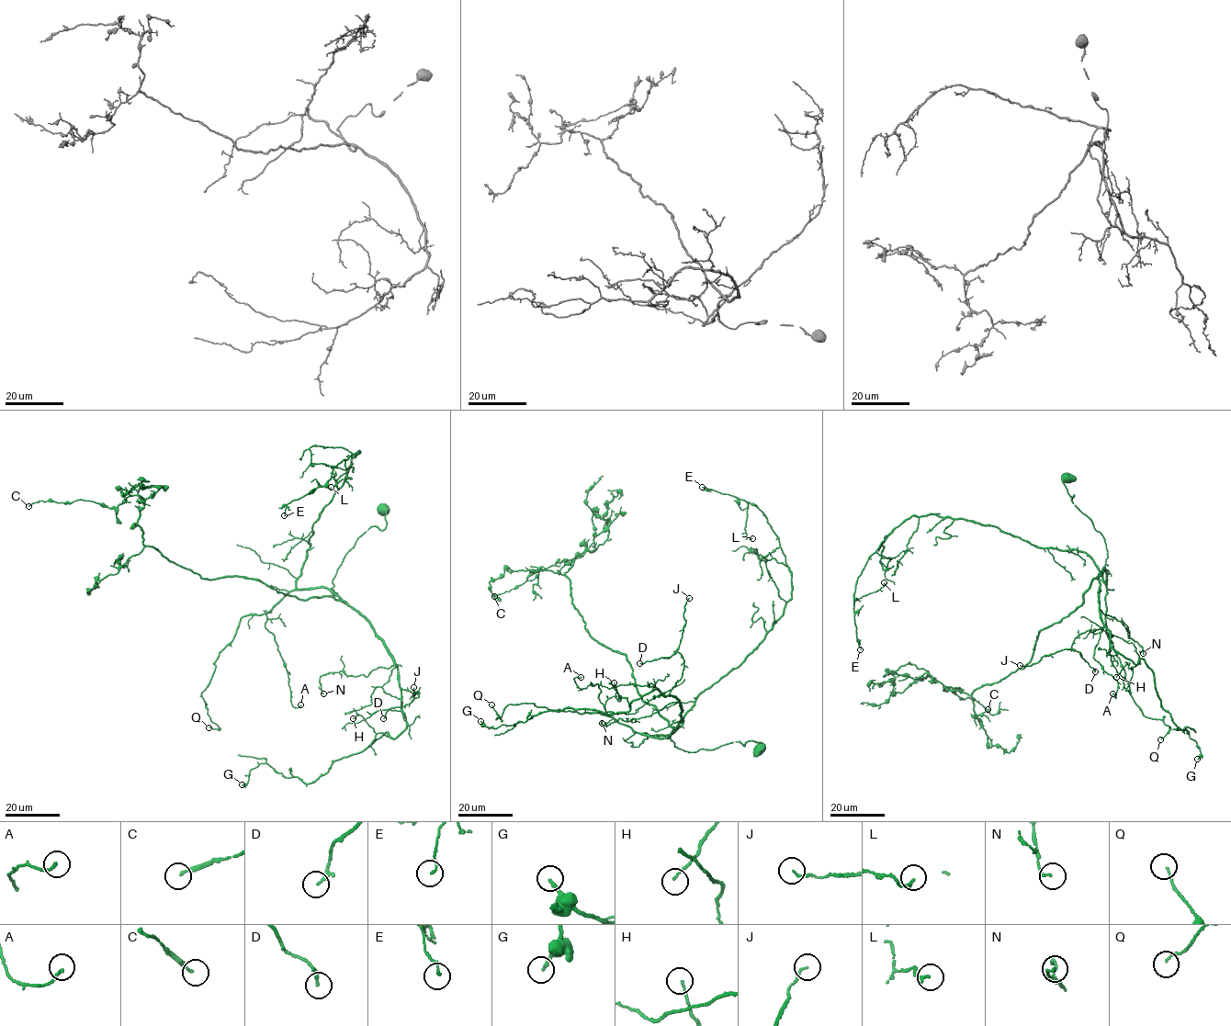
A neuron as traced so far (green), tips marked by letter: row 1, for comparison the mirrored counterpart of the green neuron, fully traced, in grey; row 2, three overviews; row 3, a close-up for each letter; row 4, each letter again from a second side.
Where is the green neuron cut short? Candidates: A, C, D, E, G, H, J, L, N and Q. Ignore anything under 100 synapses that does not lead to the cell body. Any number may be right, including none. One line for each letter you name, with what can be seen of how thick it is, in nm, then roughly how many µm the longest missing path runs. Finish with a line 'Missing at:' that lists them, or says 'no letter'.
Missing at: no letter

